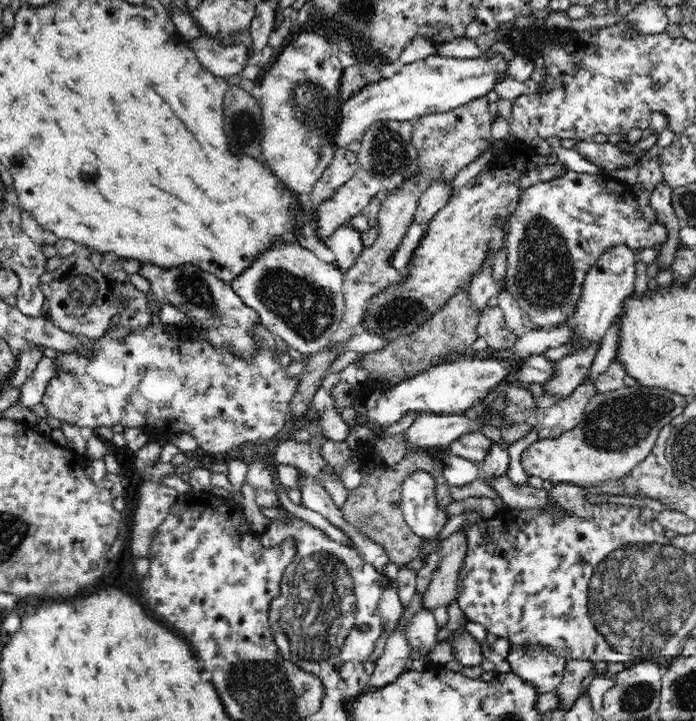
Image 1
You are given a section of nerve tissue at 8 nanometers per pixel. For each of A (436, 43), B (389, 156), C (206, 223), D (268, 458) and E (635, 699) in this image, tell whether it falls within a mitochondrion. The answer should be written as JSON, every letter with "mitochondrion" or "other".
{"A":"other","B":"mitochondrion","C":"other","D":"other","E":"mitochondrion"}

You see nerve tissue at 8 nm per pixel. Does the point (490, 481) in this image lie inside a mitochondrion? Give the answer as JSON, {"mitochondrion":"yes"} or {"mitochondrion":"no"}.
{"mitochondrion":"no"}

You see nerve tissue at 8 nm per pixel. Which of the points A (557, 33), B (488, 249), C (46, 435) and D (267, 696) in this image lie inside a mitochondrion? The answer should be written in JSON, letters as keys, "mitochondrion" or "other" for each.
{"A":"other","B":"other","C":"other","D":"mitochondrion"}

